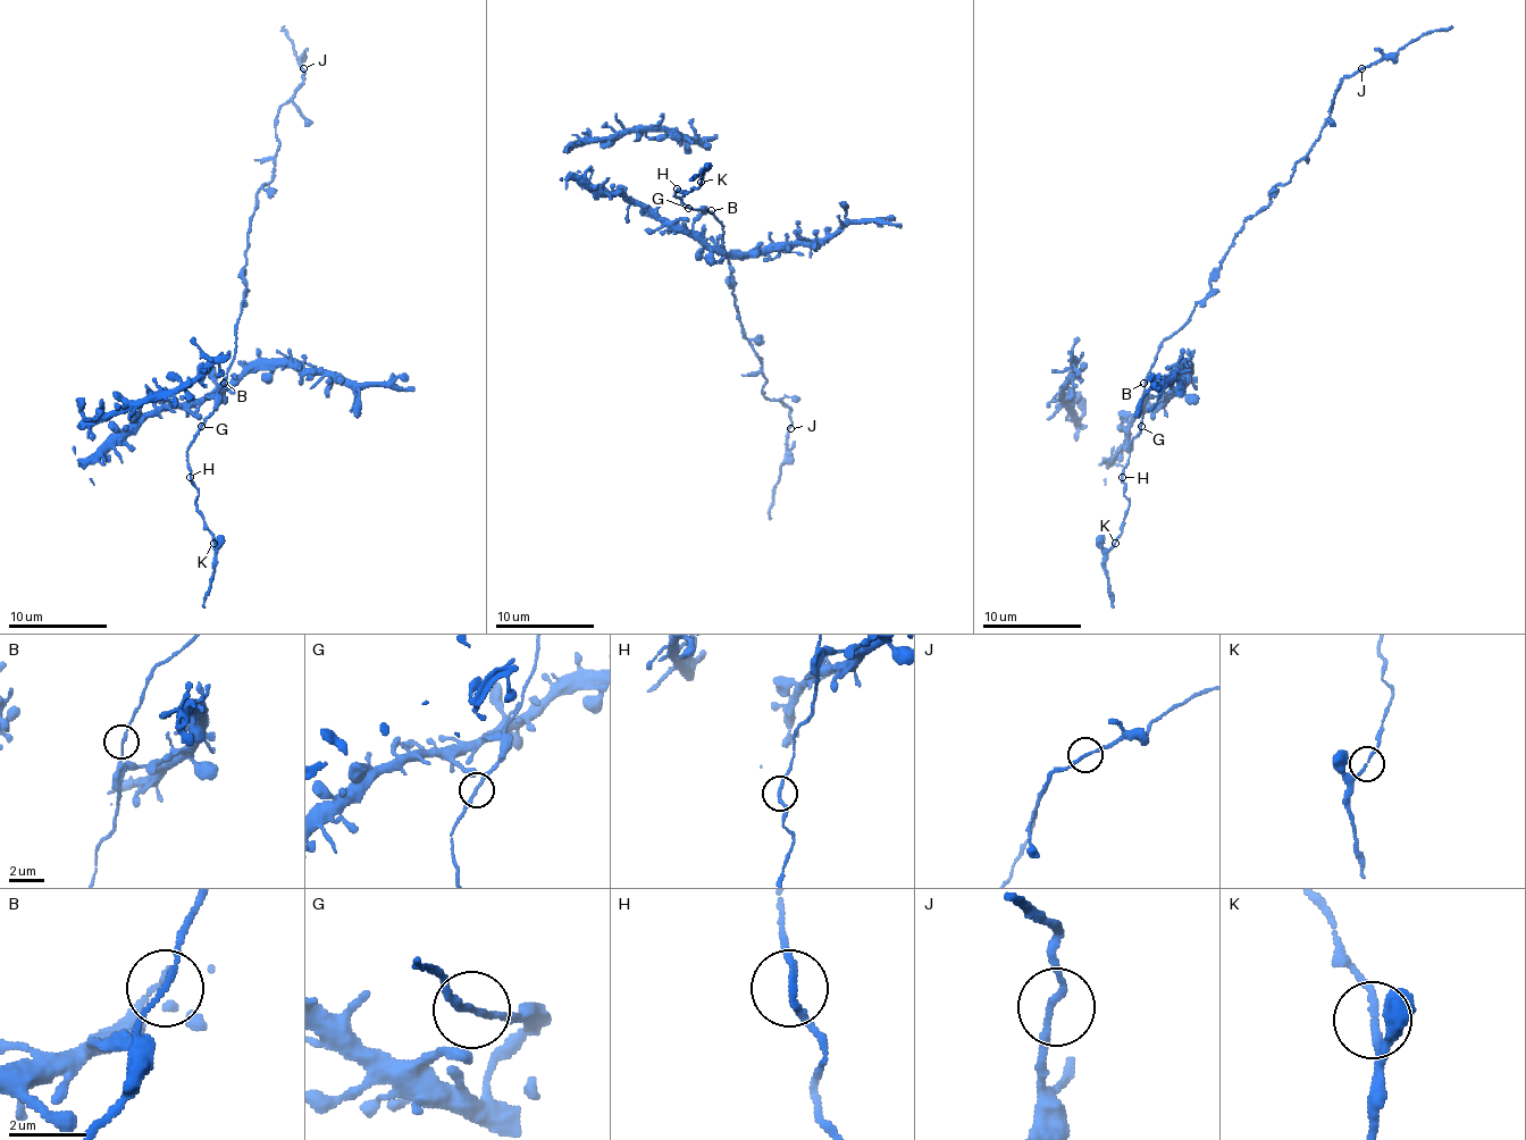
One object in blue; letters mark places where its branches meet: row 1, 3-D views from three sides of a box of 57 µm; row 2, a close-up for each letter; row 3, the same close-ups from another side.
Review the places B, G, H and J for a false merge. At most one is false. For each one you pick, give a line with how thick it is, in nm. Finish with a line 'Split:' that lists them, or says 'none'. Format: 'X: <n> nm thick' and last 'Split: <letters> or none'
Split: none

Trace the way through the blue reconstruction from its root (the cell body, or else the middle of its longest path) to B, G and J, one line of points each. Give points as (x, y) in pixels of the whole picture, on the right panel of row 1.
B: (1174, 333), (1162, 343), (1143, 383)
G: (1174, 333), (1162, 343), (1147, 377), (1141, 427)
J: (1174, 333), (1210, 288), (1233, 236), (1290, 179), (1319, 135), (1336, 85), (1361, 68)

